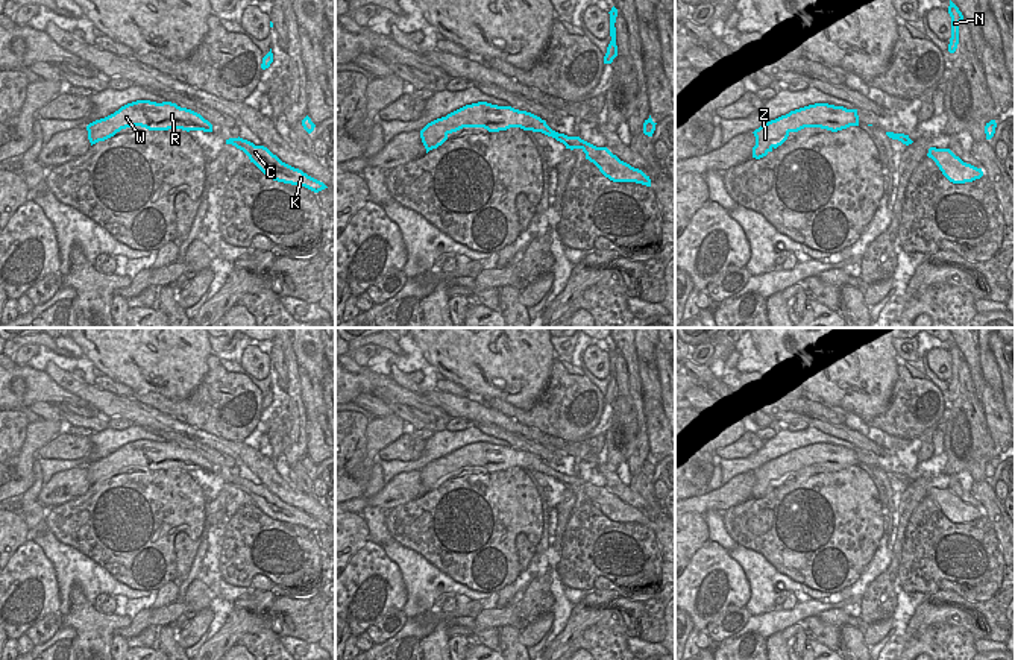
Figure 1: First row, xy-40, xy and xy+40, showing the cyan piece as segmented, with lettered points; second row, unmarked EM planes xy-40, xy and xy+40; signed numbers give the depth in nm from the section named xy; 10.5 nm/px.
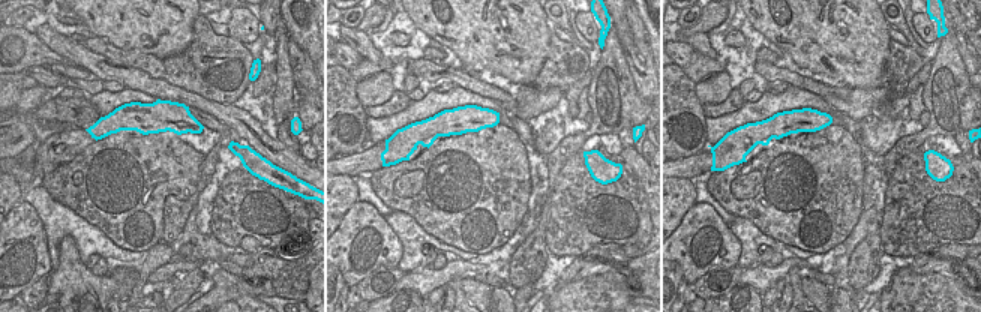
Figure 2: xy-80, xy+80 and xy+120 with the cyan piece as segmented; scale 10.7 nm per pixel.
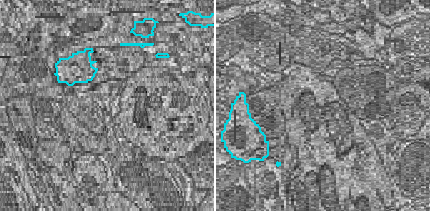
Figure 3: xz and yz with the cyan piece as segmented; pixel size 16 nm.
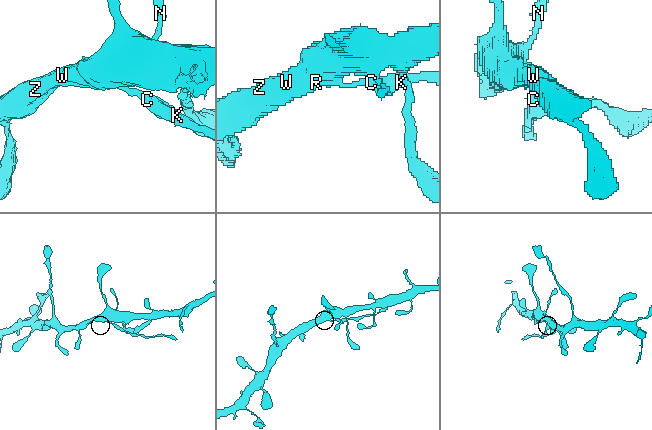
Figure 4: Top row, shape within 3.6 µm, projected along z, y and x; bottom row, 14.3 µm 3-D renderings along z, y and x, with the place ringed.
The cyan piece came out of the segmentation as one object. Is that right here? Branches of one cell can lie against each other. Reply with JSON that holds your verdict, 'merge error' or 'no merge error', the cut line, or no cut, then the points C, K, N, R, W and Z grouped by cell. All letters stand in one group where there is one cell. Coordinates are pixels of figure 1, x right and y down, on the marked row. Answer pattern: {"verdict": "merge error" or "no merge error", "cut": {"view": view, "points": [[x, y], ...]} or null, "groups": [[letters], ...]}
{"verdict": "merge error", "cut": {"view": "xy", "points": [[556, 132], [557, 138]]}, "groups": [["C", "K"], ["N", "R", "W", "Z"]]}

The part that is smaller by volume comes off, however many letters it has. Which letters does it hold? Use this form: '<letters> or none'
C, K

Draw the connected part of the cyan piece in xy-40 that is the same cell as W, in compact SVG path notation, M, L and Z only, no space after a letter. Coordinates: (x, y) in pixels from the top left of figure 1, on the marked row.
M137 100L121 106L114 114L96 120L86 126L88 140L93 144L114 137L126 127L141 126L149 130L203 130L212 132L212 124L200 114L181 108L171 102Z

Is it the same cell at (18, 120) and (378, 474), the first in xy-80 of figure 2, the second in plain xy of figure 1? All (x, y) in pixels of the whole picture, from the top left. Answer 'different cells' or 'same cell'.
different cells

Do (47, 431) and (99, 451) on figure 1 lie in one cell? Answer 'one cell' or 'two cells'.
two cells

